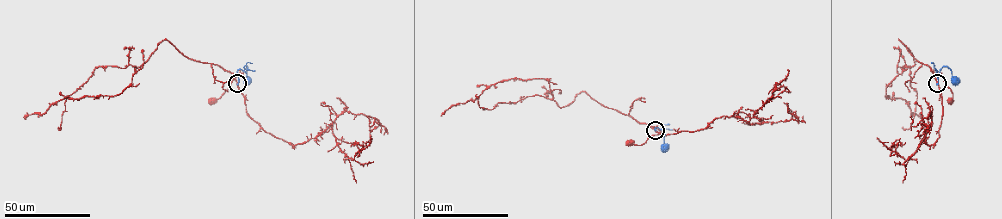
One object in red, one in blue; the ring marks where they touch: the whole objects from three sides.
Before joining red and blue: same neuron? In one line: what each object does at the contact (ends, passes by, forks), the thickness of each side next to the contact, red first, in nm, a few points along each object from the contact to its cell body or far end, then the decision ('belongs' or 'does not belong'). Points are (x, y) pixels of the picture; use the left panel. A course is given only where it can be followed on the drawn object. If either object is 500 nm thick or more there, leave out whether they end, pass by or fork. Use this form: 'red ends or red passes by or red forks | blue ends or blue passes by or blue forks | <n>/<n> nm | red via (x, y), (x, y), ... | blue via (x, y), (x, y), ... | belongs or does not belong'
340/650 nm | red via (237, 84), (234, 75), (243, 73), (219, 98), (212, 100) | blue via (237, 84), (237, 71), (240, 69), (246, 75), (246, 66), (245, 80) | does not belong

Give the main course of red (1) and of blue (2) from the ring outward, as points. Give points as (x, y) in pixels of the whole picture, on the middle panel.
1: (655, 130), (651, 127), (656, 127), (660, 133), (650, 136), (644, 144), (630, 143)
2: (655, 130), (656, 127), (664, 130), (663, 147)

